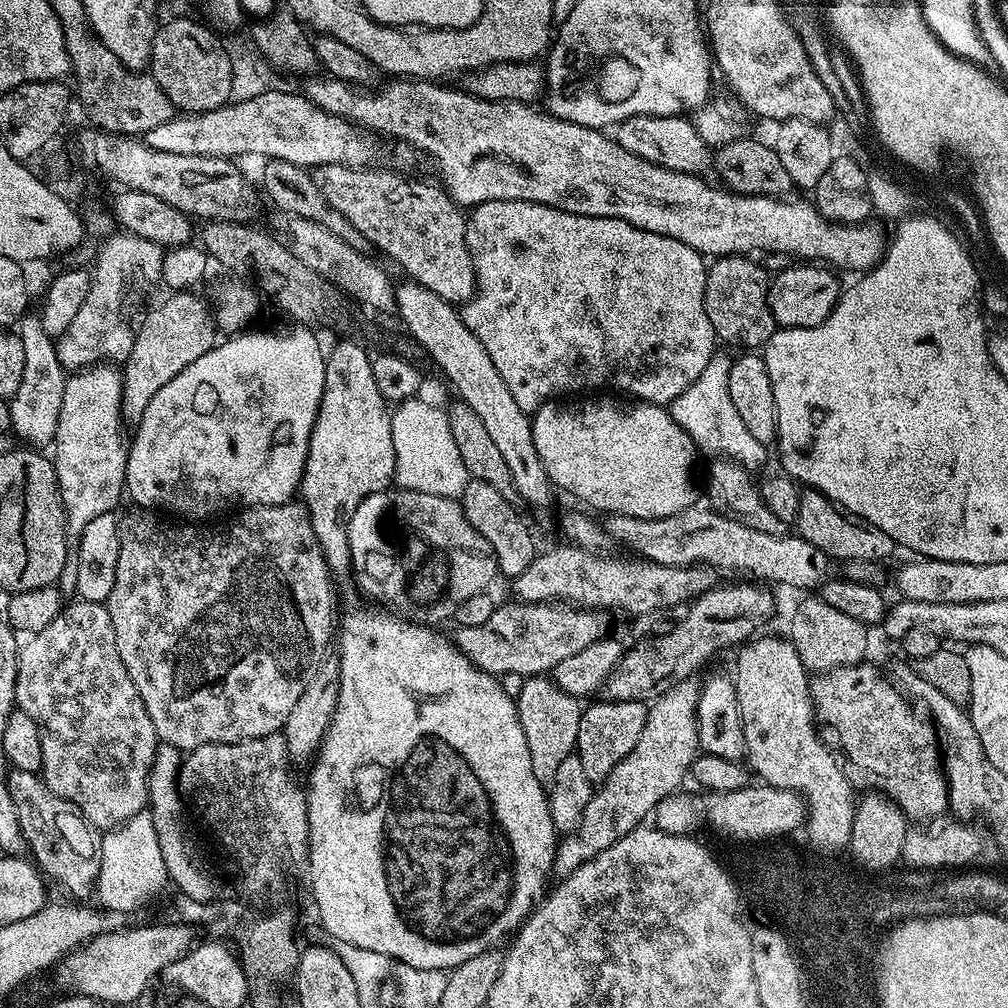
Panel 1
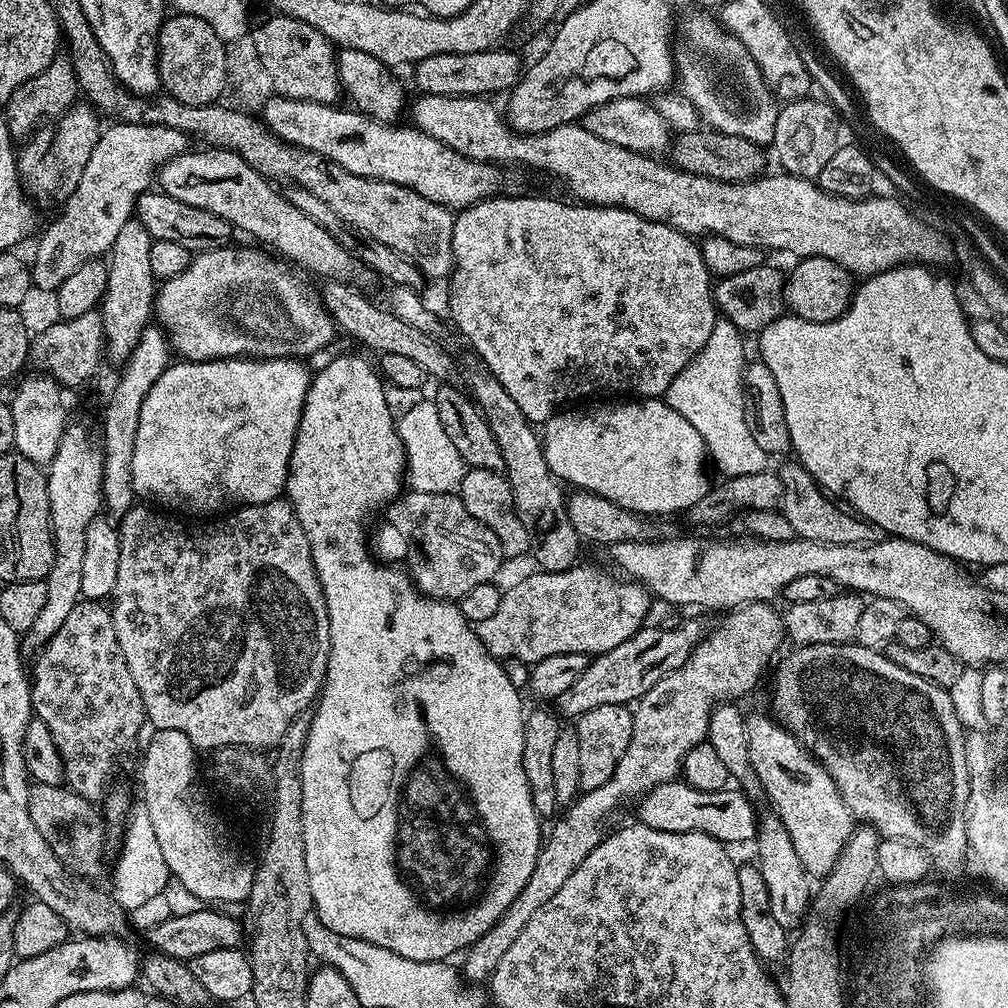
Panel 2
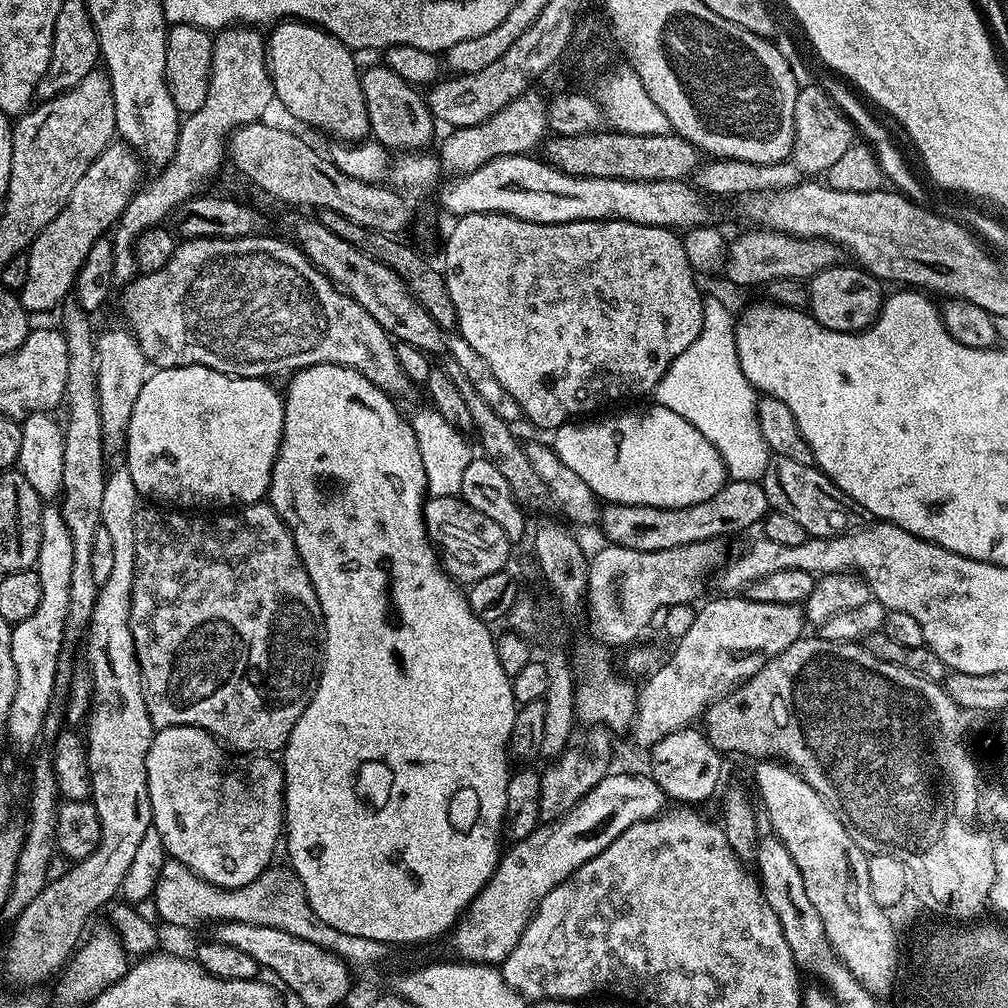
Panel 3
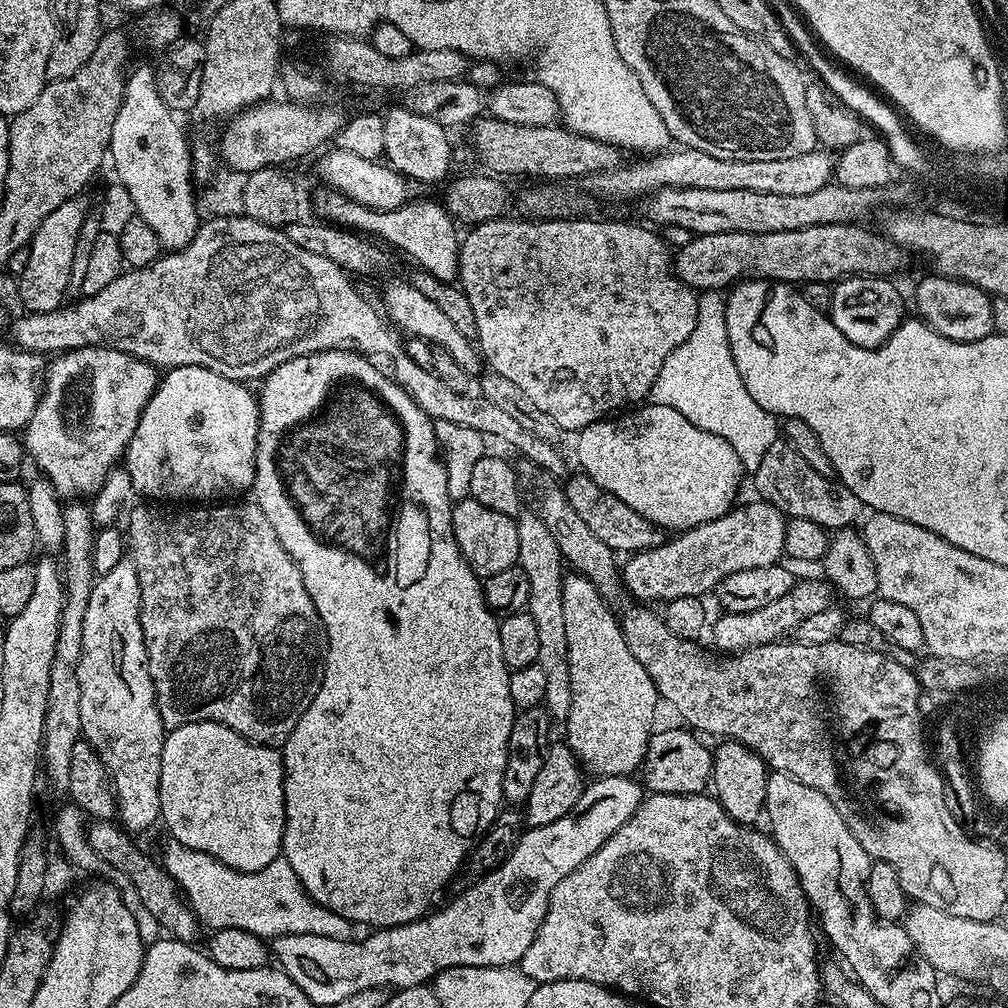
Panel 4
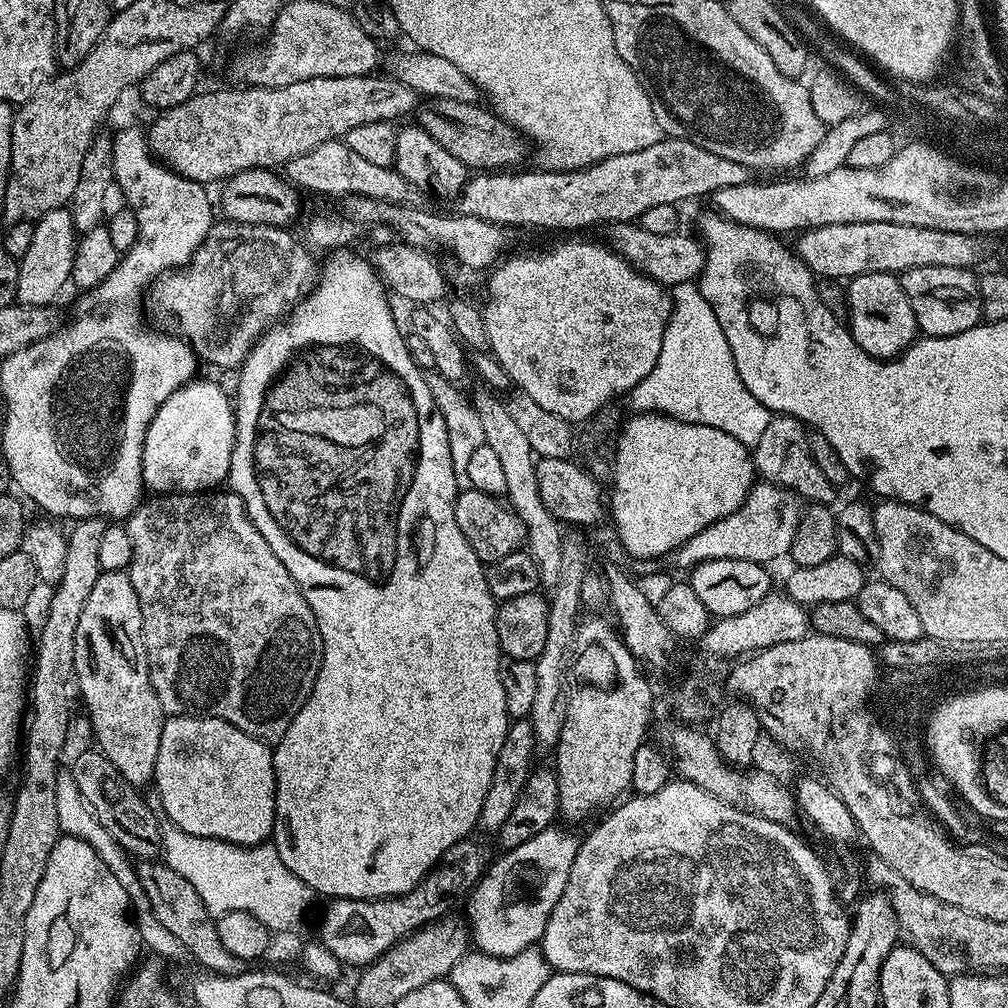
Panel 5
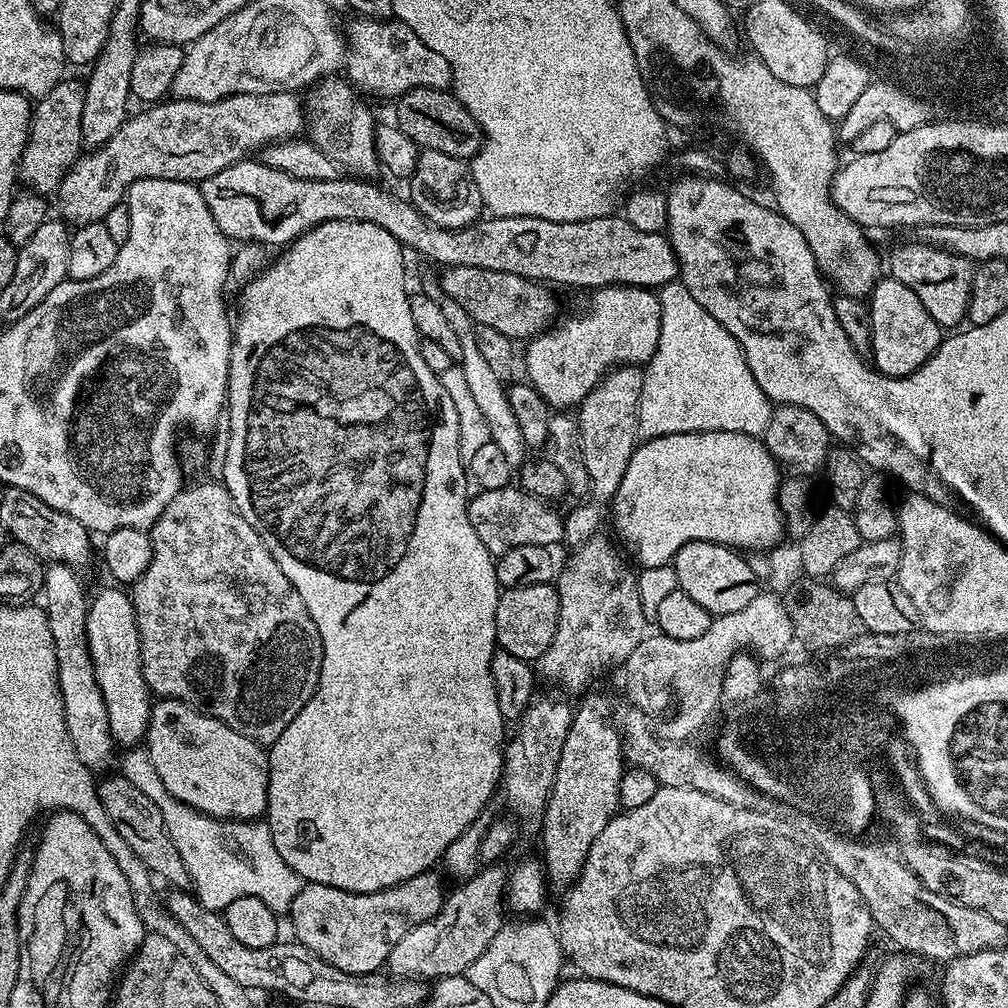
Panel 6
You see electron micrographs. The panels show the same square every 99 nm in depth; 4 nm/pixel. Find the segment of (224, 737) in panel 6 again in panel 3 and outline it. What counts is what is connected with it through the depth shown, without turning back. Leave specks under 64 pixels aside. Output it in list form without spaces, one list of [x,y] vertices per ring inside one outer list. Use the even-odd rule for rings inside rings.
[[[179,724],[169,728],[159,729],[153,735],[150,750],[146,756],[146,782],[150,790],[150,806],[152,807],[152,827],[161,835],[165,853],[171,859],[182,862],[190,870],[200,873],[200,879],[210,882],[219,888],[241,888],[254,878],[258,878],[273,863],[272,855],[276,852],[276,843],[281,843],[284,832],[284,769],[279,759],[268,754],[236,754],[233,760],[228,760],[229,749],[212,733],[204,728],[195,728]]]

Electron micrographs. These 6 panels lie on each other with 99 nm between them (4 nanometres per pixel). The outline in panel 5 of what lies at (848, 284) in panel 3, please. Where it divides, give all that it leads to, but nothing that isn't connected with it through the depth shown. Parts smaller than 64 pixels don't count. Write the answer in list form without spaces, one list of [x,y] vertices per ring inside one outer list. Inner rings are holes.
[[[871,272],[853,276],[847,281],[846,324],[852,333],[854,342],[866,350],[866,354],[879,360],[895,360],[908,347],[916,343],[918,329],[914,318],[914,306],[906,298],[899,279],[890,272]]]

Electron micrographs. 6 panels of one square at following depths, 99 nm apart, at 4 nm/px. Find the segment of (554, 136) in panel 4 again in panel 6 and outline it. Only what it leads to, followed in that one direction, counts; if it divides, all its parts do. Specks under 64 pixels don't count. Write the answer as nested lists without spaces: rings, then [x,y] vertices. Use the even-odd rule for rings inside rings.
[[[412,88],[399,97],[395,104],[395,123],[423,151],[438,150],[438,154],[450,154],[450,158],[468,162],[478,154],[480,145],[485,141],[470,110],[466,110],[466,106],[462,106],[460,99],[451,91],[442,88]]]

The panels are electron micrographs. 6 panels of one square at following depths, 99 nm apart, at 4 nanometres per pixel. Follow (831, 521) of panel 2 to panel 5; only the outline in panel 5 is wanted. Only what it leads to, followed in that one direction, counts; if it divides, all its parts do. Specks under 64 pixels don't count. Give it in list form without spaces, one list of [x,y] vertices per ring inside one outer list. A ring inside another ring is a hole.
[[[783,414],[773,415],[770,426],[766,426],[751,453],[754,472],[761,481],[796,493],[801,501],[828,506],[833,503],[831,500],[835,498],[838,488],[830,482],[830,478],[826,478],[826,474],[822,474],[818,462],[814,462],[808,434],[809,429],[802,421]]]

